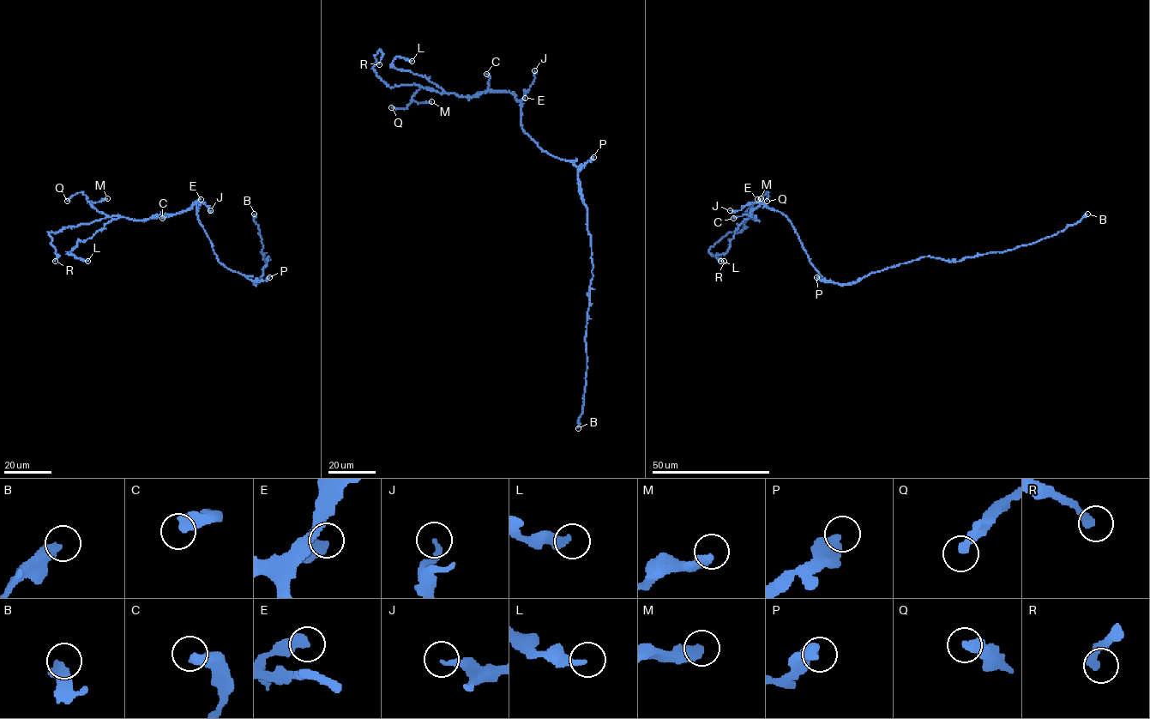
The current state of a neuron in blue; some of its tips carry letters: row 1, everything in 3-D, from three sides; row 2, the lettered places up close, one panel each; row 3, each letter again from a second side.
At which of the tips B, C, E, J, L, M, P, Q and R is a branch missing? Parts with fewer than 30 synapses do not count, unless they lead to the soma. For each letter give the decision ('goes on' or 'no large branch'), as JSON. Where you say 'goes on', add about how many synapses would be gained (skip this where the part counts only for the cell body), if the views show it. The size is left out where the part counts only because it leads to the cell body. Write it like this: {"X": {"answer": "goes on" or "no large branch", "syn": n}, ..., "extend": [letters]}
{"B": {"answer": "goes on", "syn": 190}, "C": {"answer": "no large branch"}, "E": {"answer": "no large branch"}, "J": {"answer": "no large branch"}, "L": {"answer": "no large branch"}, "M": {"answer": "no large branch"}, "P": {"answer": "no large branch"}, "Q": {"answer": "no large branch"}, "R": {"answer": "no large branch"}, "extend": ["B"]}

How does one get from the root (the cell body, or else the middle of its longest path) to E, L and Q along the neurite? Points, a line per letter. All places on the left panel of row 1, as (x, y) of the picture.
E: (227, 268), (218, 261), (197, 216), (196, 201), (201, 199)
L: (227, 268), (214, 252), (195, 202), (174, 214), (108, 221), (68, 253), (87, 261)
Q: (227, 268), (214, 252), (197, 216), (195, 202), (178, 213), (132, 220), (98, 212), (82, 192), (67, 201)

